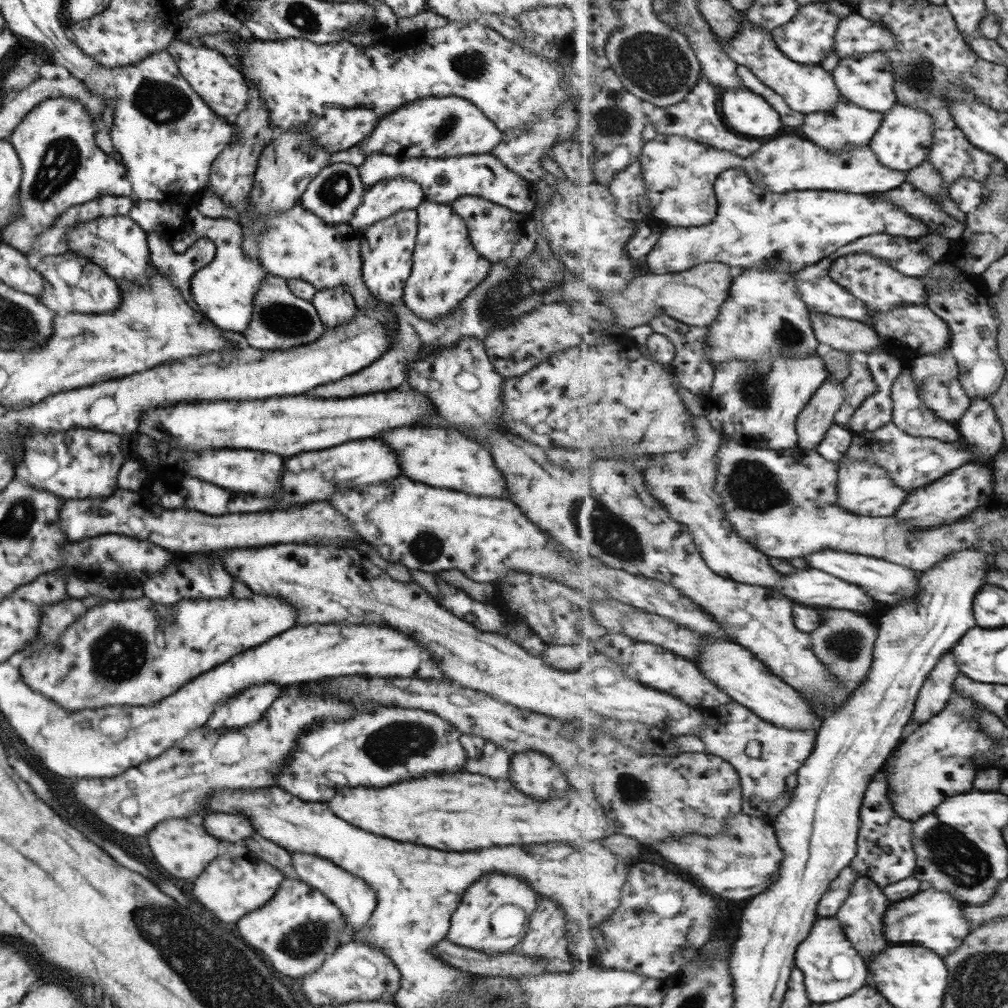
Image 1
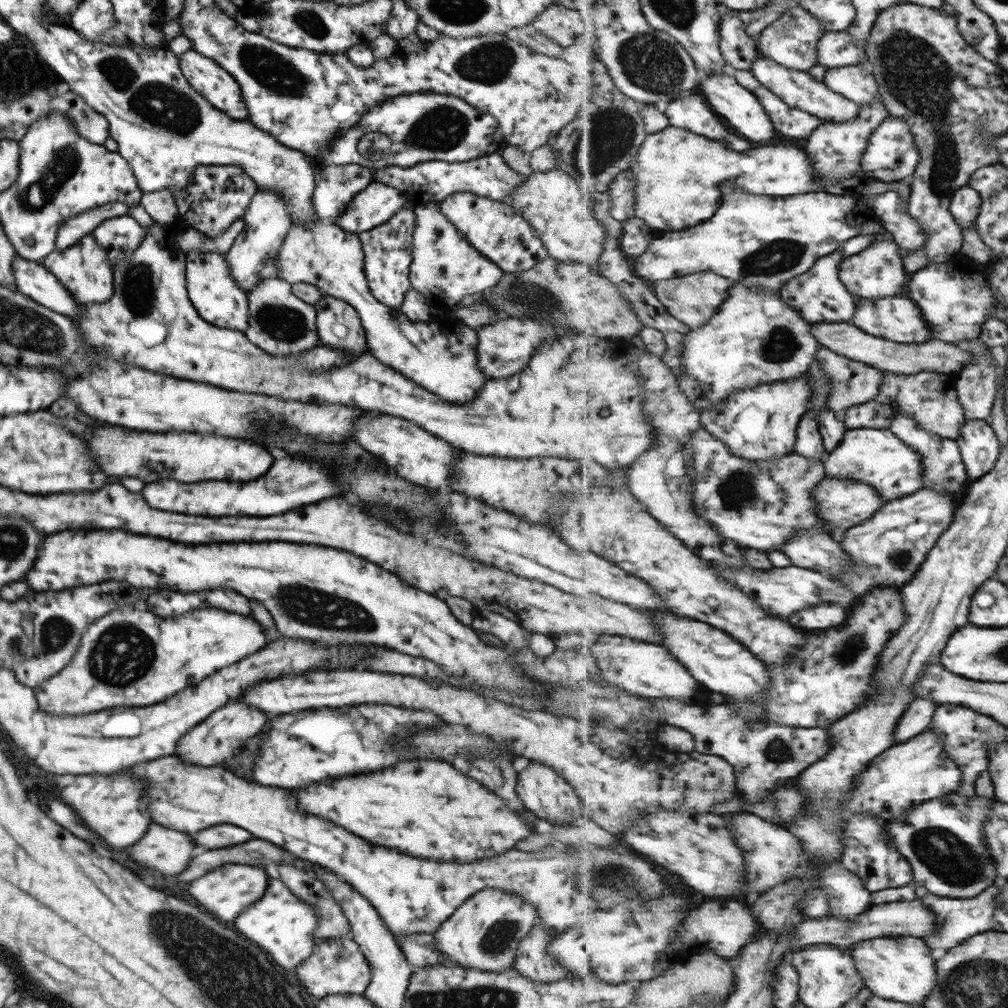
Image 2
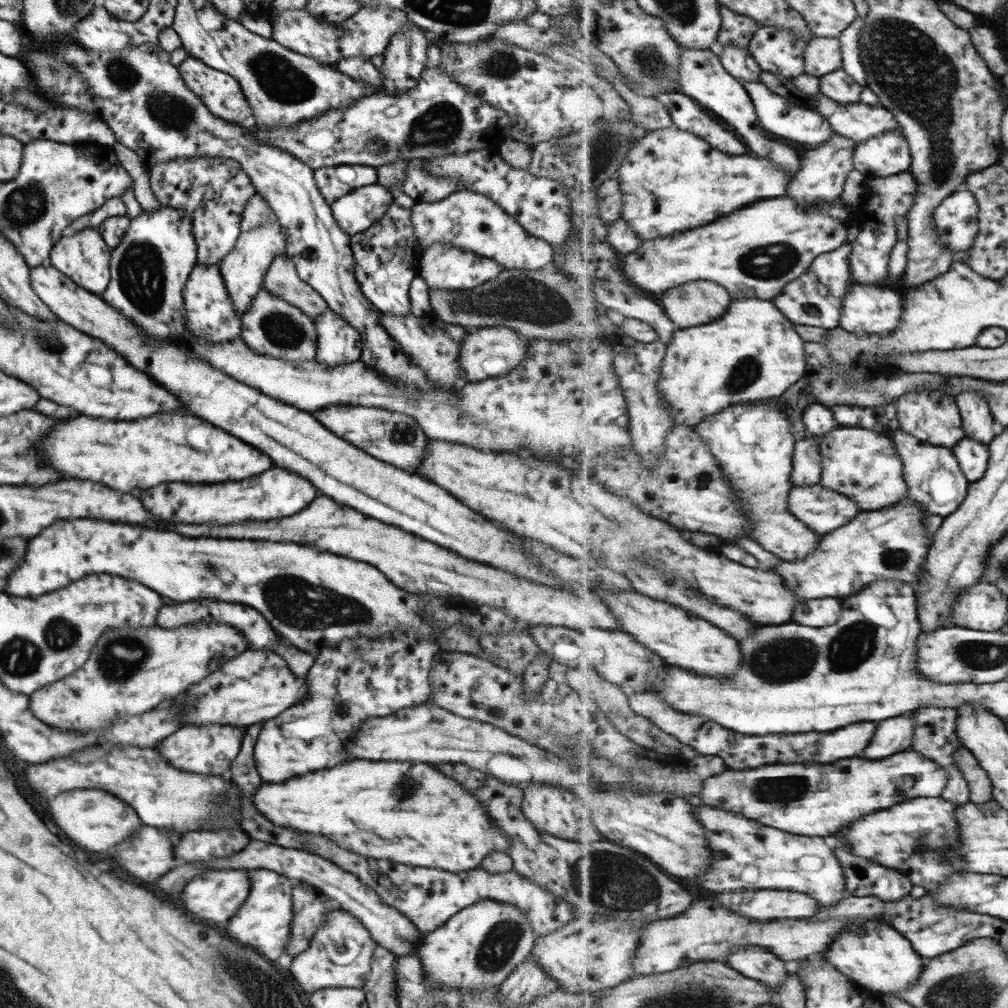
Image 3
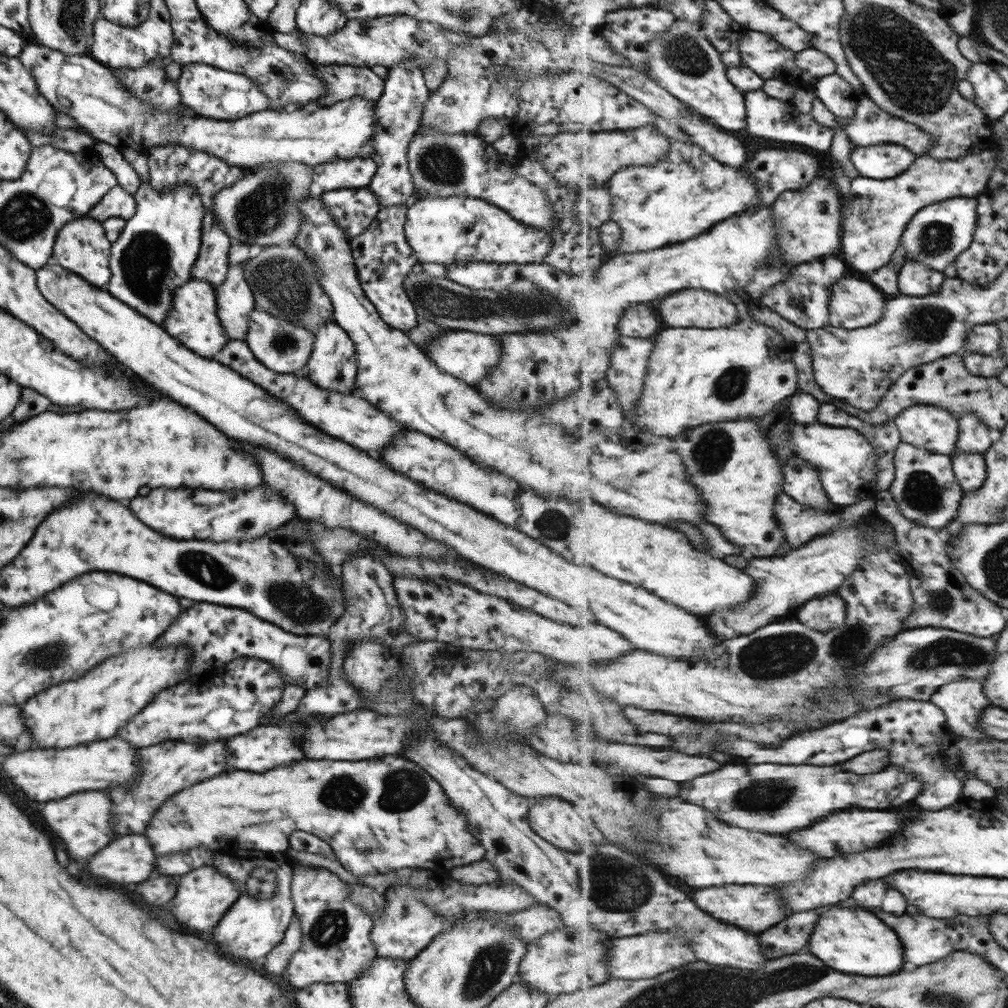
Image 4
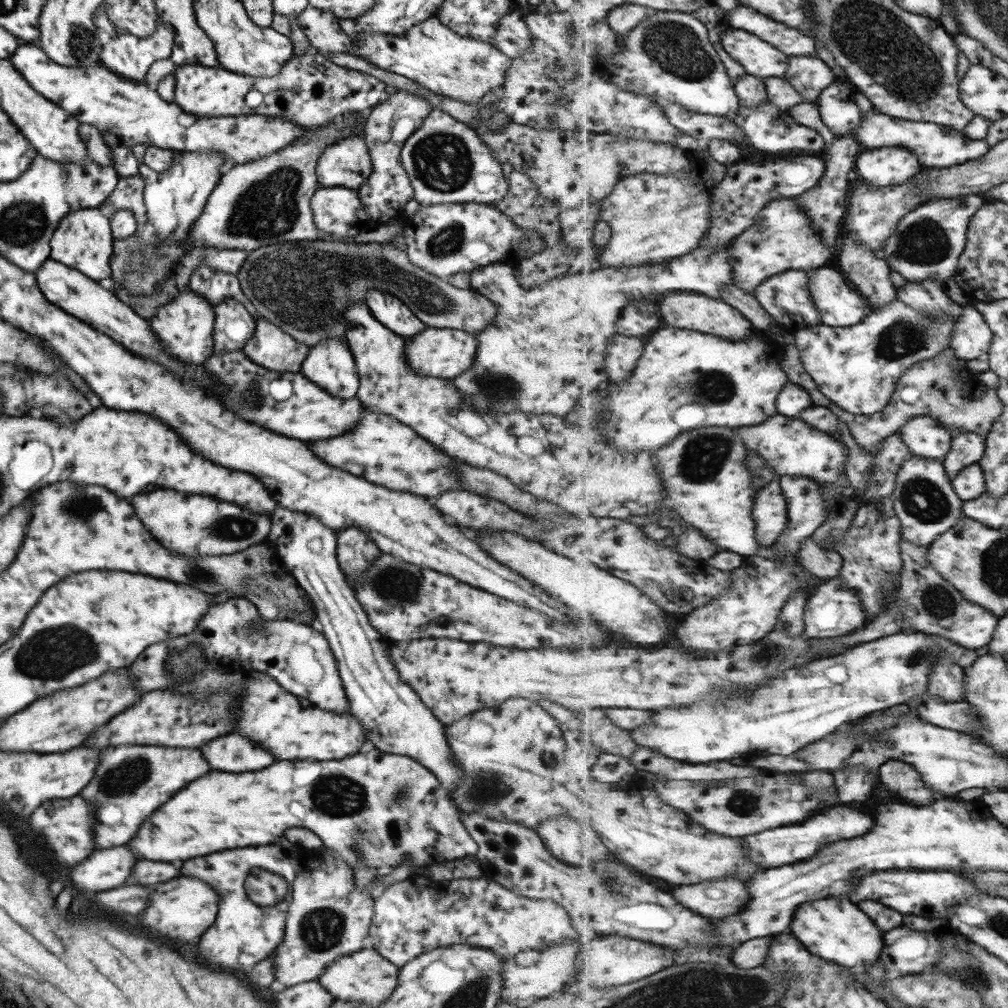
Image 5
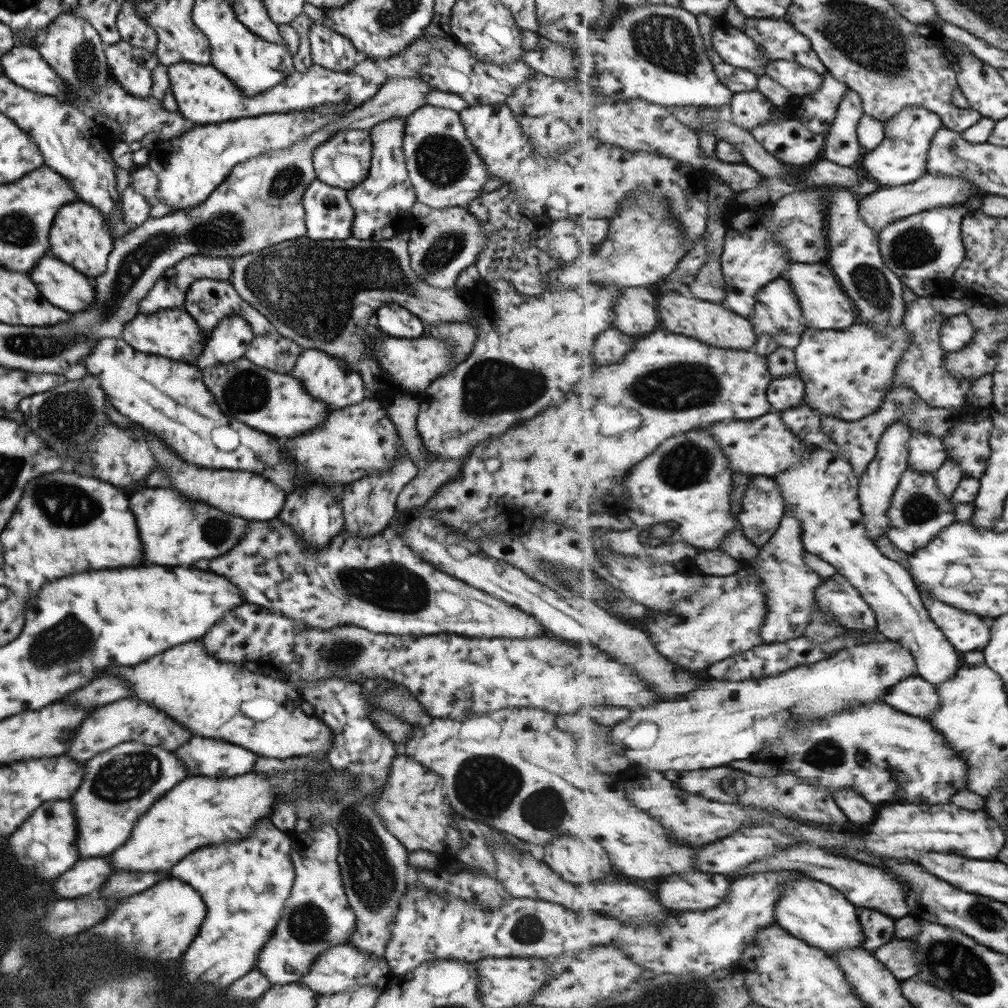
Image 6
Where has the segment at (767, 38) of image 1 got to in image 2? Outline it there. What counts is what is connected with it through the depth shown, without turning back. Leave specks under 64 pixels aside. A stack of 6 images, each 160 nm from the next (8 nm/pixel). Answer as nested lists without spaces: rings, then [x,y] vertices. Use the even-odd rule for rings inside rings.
[[[757,48],[757,60],[754,60],[752,72],[769,90],[772,90],[777,96],[780,96],[791,106],[799,110],[814,114],[823,121],[827,122],[853,122],[860,116],[861,105],[858,102],[845,98],[844,94],[839,94],[831,90],[825,81],[819,82],[818,79],[810,72],[804,70],[793,70],[787,68],[774,60],[771,60]]]

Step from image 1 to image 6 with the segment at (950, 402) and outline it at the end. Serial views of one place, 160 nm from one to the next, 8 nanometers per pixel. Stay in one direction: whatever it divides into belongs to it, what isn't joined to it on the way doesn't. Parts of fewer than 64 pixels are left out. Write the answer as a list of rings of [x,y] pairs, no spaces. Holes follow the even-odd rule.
[[[913,432],[908,442],[909,469],[936,473],[949,459],[944,439],[931,433]]]

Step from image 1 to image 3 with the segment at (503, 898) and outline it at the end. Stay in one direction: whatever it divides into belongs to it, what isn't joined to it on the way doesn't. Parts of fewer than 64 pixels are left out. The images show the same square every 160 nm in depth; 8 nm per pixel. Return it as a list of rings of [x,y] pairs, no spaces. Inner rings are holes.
[[[489,899],[458,910],[436,930],[425,933],[423,936],[414,955],[422,966],[422,977],[432,988],[454,988],[455,990],[459,988],[482,990],[492,986],[498,987],[509,973],[513,972],[514,966],[520,964],[530,954],[532,943],[536,938],[533,935],[530,920],[524,913],[515,906]]]

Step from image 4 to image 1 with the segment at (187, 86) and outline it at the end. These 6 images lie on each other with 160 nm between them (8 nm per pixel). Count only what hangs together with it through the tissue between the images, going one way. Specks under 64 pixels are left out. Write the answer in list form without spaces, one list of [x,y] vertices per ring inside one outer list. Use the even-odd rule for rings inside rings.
[[[176,39],[164,51],[176,62],[180,75],[188,82],[193,92],[196,92],[216,115],[231,119],[246,107],[248,101],[247,82],[225,56],[218,54],[215,50]]]

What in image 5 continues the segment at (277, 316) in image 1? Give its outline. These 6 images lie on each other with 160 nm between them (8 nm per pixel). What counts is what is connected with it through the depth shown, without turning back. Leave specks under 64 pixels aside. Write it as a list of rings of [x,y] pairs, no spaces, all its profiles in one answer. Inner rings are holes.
[[[260,317],[255,320],[253,334],[245,341],[242,351],[261,368],[275,372],[297,373],[309,347],[293,340],[278,326]]]

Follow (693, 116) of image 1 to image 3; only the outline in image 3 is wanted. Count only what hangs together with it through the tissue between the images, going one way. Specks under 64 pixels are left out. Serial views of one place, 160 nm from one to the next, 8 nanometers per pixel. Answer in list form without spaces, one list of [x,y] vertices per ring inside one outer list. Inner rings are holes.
[[[681,92],[669,94],[670,110],[674,125],[687,130],[710,142],[717,150],[725,150],[727,154],[745,154],[747,146],[731,132],[727,132],[721,124],[711,120],[711,114],[694,98]]]

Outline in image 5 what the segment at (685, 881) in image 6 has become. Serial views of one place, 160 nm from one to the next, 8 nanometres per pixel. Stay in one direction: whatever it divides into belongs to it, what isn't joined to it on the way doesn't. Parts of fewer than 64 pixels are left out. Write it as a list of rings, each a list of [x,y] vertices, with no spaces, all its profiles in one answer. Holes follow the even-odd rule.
[[[743,879],[739,880],[715,880],[715,882],[701,882],[695,886],[677,886],[677,901],[689,910],[697,912],[709,918],[725,918],[725,916],[733,916],[733,914],[741,914],[745,912],[747,904],[749,904],[749,891]]]

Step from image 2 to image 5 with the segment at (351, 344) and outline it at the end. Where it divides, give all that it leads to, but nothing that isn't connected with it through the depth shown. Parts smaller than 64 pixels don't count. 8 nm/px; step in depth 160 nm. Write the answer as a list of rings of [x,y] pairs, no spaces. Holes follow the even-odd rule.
[[[326,338],[310,347],[299,372],[329,395],[343,400],[356,397],[358,374],[345,339]]]

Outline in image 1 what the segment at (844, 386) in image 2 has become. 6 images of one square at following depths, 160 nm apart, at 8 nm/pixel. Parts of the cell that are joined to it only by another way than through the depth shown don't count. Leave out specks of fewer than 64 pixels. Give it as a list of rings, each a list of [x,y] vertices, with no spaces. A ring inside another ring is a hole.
[[[853,359],[850,363],[850,373],[845,379],[845,404],[837,412],[836,423],[848,427],[853,414],[859,410],[863,402],[877,392],[877,383],[867,363]]]

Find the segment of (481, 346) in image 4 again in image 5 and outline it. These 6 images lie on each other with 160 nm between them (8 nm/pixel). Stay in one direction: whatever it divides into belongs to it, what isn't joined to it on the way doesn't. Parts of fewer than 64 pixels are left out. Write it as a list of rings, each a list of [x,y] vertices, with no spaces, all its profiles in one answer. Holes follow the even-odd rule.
[[[426,327],[419,334],[404,337],[404,359],[416,375],[452,379],[463,372],[473,360],[476,340],[473,333],[445,327]]]

